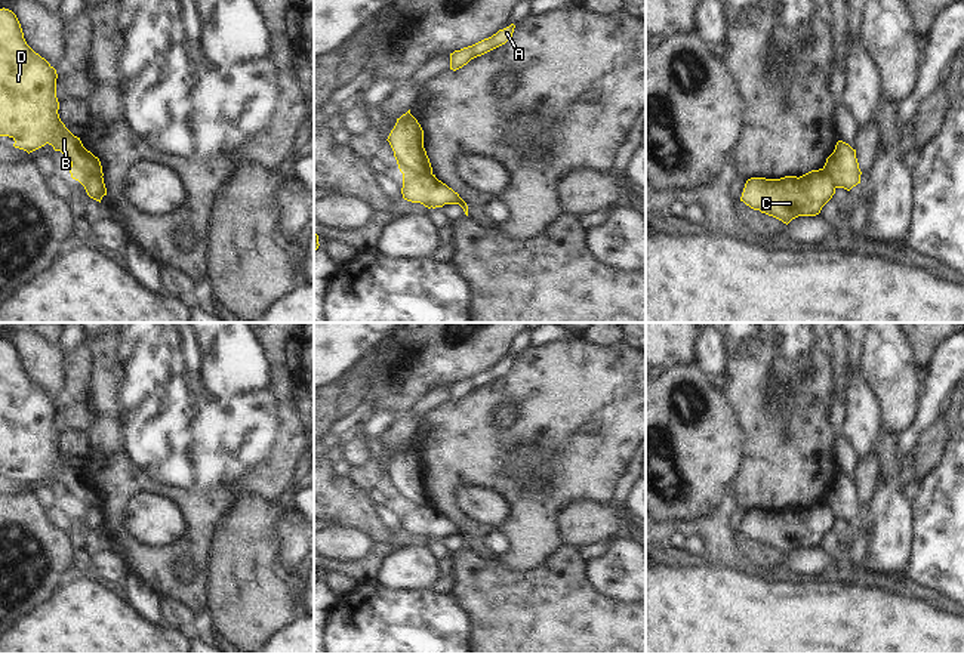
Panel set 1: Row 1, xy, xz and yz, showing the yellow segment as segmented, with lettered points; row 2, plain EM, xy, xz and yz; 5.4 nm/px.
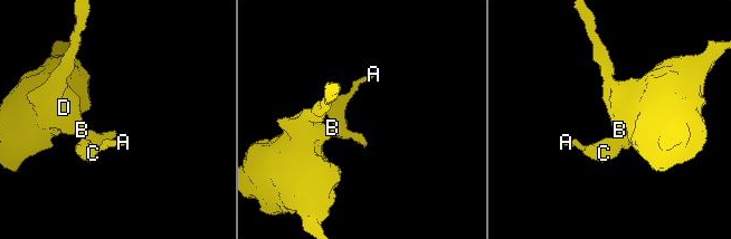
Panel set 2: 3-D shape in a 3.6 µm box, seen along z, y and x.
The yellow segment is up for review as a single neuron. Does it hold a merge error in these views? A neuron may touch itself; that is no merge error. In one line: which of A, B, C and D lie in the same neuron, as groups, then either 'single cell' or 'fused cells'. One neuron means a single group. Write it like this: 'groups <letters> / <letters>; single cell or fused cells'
groups A C / B D; fused cells

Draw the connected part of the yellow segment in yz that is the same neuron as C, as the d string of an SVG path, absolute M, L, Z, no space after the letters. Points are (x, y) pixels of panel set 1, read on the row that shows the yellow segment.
M826 169L811 170L800 178L751 178L740 201L788 225L798 216L819 215L835 194L835 188Z

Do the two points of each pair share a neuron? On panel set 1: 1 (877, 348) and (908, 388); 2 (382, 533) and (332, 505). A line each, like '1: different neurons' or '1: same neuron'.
1: same neuron
2: same neuron

